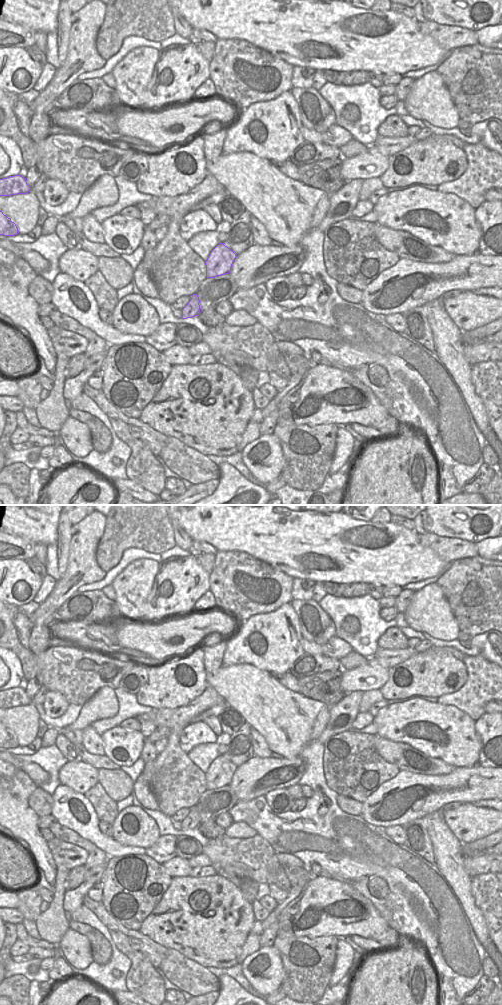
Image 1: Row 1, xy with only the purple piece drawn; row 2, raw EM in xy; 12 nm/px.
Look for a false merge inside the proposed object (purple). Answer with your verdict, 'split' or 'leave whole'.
split

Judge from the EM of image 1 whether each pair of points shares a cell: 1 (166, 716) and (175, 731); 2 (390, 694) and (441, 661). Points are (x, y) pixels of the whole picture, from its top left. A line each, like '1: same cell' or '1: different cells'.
1: same cell
2: same cell

